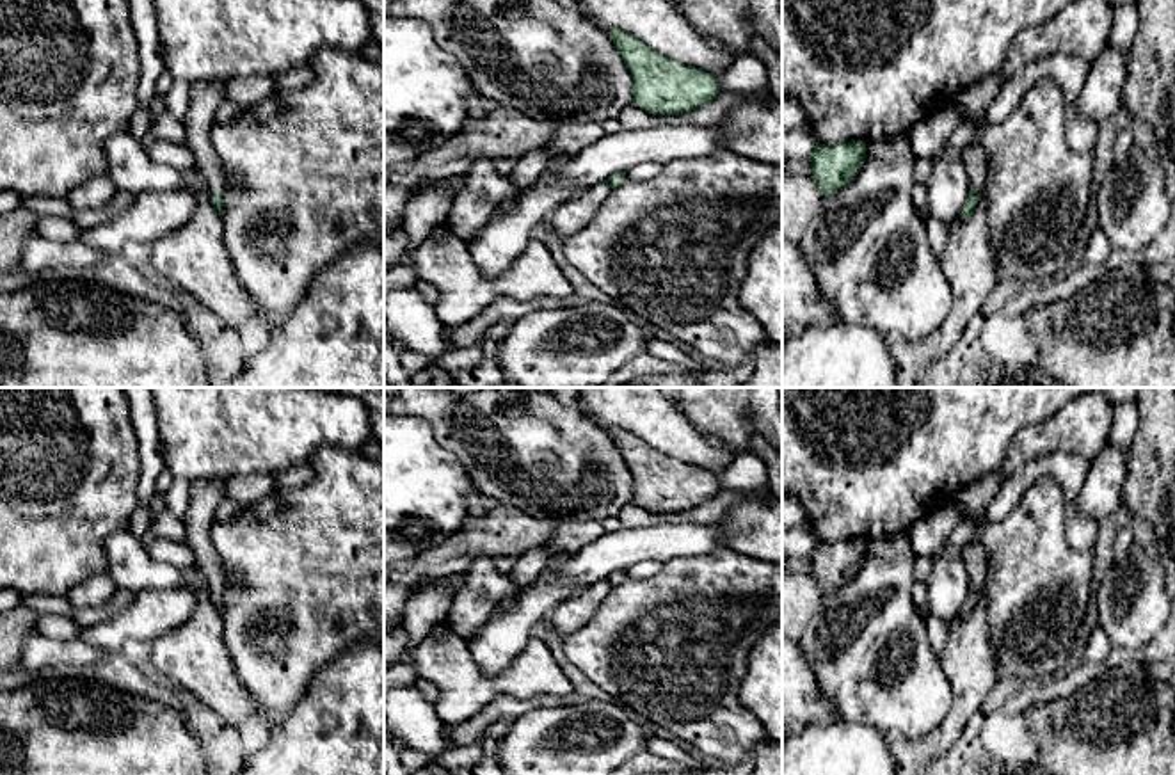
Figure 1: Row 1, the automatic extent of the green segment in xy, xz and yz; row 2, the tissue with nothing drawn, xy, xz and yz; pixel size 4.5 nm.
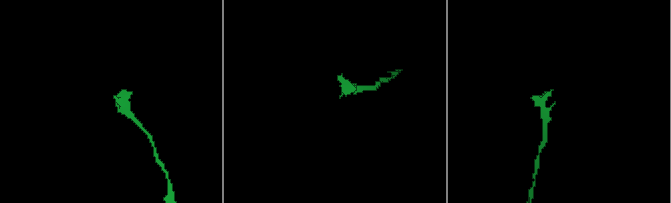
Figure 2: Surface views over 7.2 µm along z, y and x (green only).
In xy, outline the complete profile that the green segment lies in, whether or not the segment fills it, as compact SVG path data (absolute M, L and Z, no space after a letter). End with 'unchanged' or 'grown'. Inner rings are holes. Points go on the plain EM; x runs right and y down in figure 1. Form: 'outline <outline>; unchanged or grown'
outline M194 480L188 489L188 508L185 514L187 544L190 546L196 563L206 578L210 601L217 611L222 610L222 569L219 555L210 539L210 528L215 521L219 503L228 496L224 480Z; grown

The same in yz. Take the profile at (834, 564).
outline M850 539L832 544L816 540L811 553L812 578L821 594L830 594L846 585L866 560L866 540Z; unchanged

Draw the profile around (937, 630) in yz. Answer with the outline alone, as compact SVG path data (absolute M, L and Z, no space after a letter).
M924 611L924 624L926 624L926 631L928 631L928 642L931 645L931 649L940 654L940 651L946 645L947 640L947 629L949 624L946 620L942 620L940 617L931 615L930 611Z

